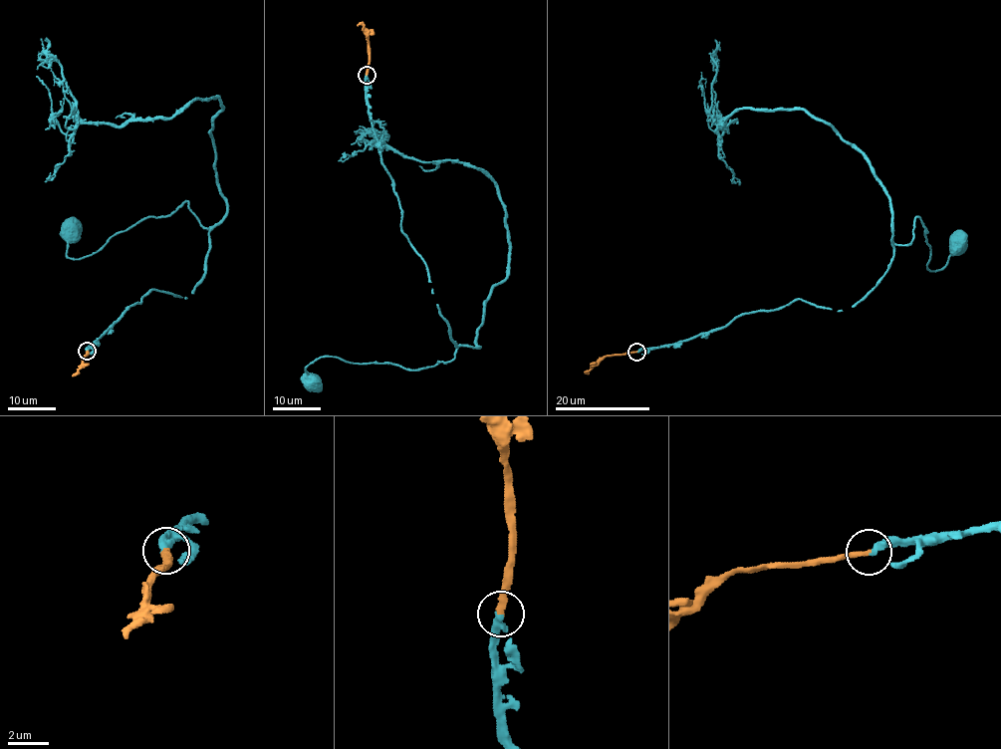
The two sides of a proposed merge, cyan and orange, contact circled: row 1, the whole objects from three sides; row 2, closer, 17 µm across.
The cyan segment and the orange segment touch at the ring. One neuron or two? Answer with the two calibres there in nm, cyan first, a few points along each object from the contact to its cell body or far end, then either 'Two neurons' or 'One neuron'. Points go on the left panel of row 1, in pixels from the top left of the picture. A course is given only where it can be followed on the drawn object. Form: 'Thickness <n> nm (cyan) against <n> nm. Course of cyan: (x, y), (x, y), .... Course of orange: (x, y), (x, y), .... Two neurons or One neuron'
Thickness 360 nm (cyan) against 320 nm. Course of cyan: (88, 351), (152, 290), (192, 294), (209, 230), (186, 201), (77, 258), (66, 254), (70, 229). Course of orange: (88, 351), (81, 368), (72, 375). One neuron

